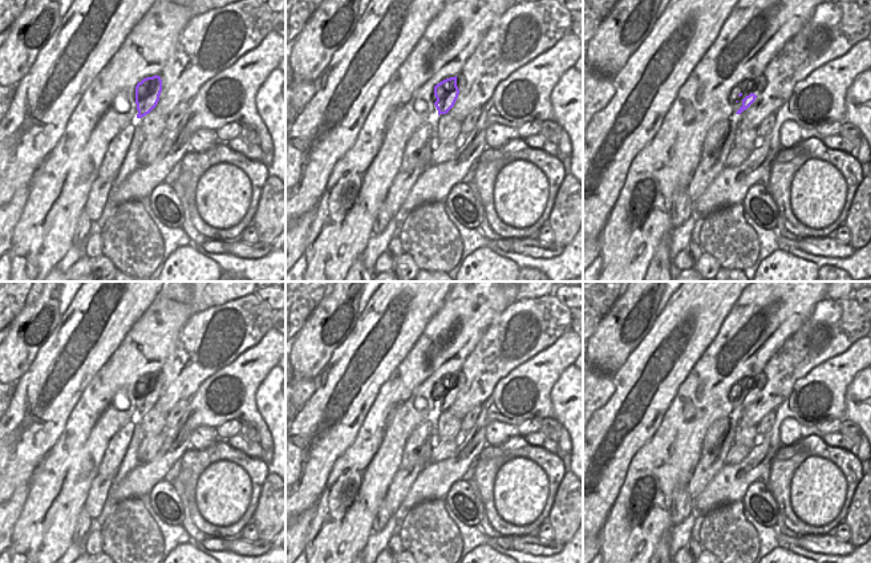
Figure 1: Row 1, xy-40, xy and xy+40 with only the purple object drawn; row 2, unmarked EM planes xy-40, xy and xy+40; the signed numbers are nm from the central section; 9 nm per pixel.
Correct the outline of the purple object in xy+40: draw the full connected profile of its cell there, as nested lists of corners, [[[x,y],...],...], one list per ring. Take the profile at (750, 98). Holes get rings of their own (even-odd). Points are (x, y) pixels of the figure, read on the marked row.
[[[765,74],[758,76],[757,78],[748,78],[738,84],[738,88],[744,89],[744,100],[742,106],[737,110],[736,114],[741,114],[744,110],[746,110],[757,98],[759,93],[763,92],[763,89],[767,85],[767,78]]]

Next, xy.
[[[462,74],[446,78],[434,86],[434,96],[437,101],[434,102],[438,116],[446,114],[454,106],[458,94],[462,92],[466,81]]]

